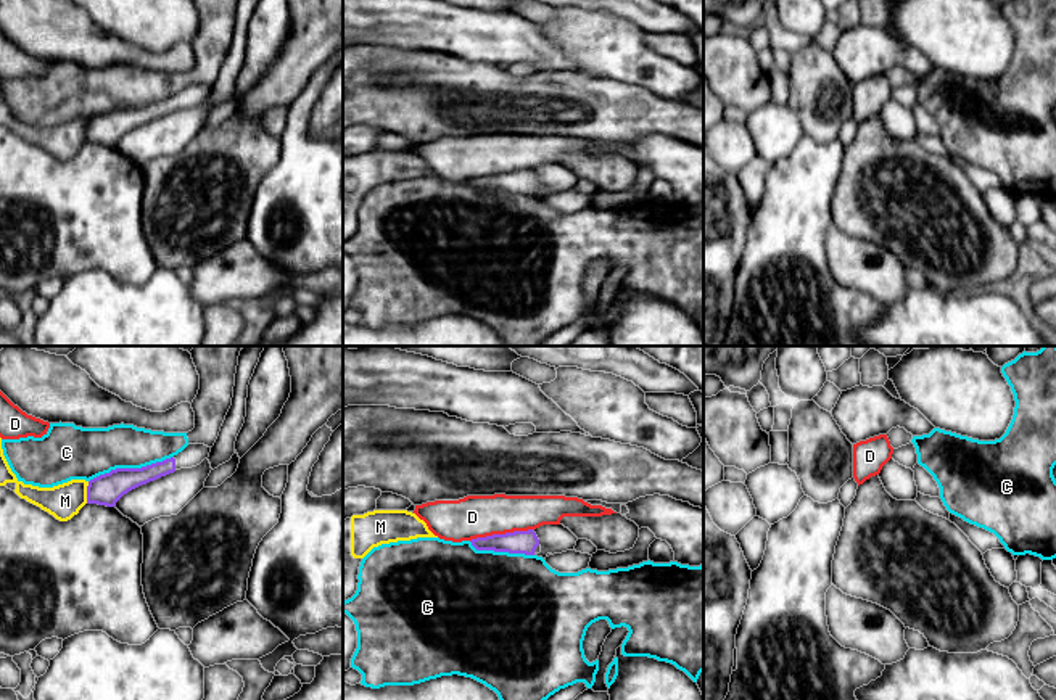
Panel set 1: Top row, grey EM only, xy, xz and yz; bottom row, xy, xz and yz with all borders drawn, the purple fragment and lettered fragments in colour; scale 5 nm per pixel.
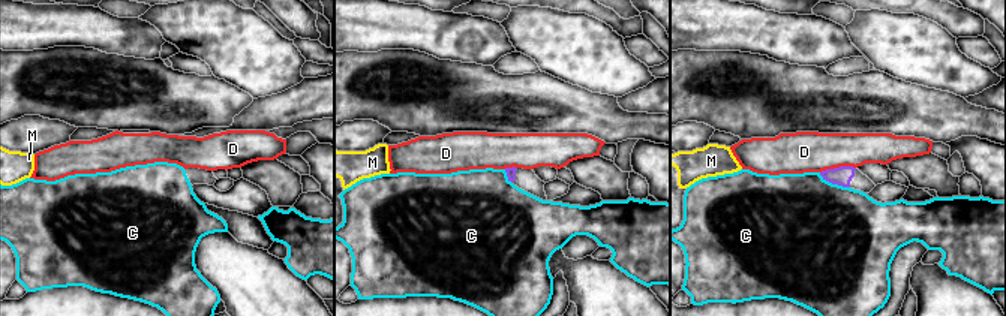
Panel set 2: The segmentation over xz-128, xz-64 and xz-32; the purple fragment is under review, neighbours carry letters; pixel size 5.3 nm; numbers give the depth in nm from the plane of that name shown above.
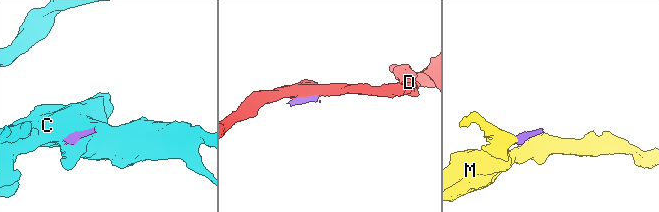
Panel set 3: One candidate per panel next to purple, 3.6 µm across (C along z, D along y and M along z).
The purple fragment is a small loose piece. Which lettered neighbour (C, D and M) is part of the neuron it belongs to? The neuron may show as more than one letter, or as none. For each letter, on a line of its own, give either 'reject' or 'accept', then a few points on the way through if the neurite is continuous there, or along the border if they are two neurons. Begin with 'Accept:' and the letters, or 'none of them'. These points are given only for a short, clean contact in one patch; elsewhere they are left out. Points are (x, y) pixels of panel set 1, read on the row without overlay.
Accept: none of them
C: reject
D: reject; border along xz (532, 168), (477, 176), (470, 181)
M: reject; border along xy (89, 121), (86, 142)

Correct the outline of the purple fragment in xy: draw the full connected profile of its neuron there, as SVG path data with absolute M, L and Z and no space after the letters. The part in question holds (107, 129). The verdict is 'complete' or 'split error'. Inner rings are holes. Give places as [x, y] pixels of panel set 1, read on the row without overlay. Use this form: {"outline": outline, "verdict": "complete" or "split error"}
{"outline": "M188 84L177 95L142 108L116 108L89 121L87 143L114 146L129 130L174 113L180 108L192 108L209 97L211 87L204 84Z", "verdict": "split error"}

